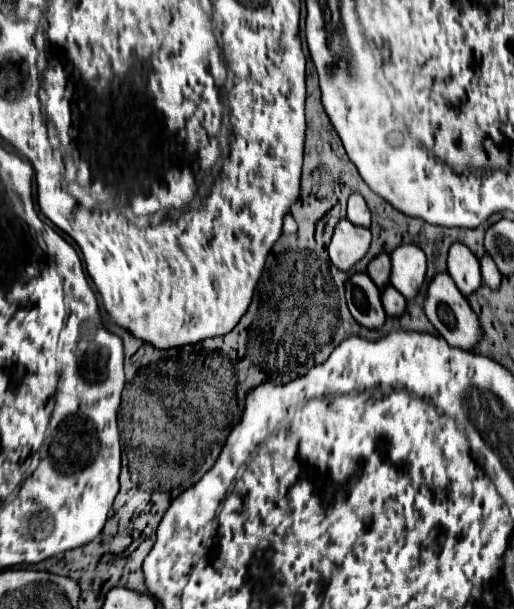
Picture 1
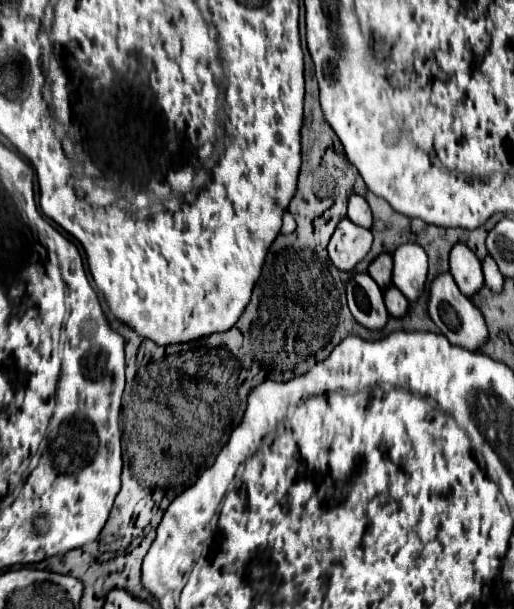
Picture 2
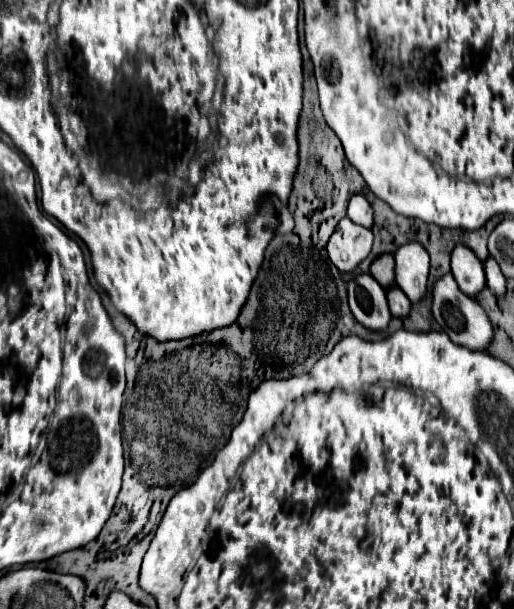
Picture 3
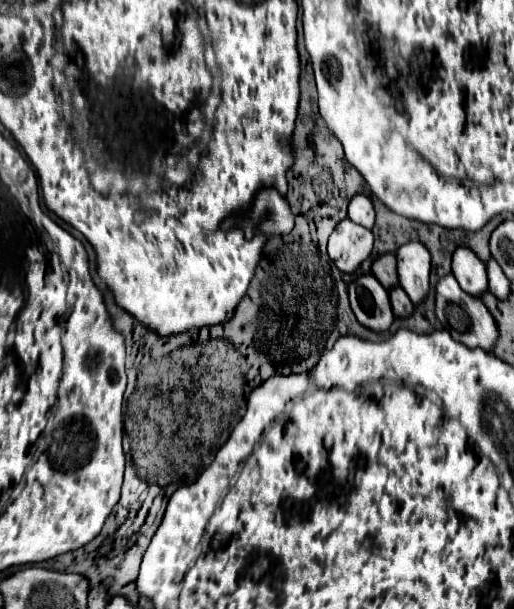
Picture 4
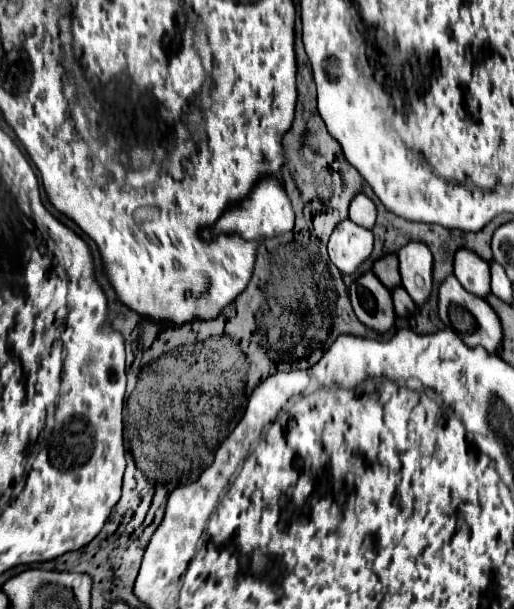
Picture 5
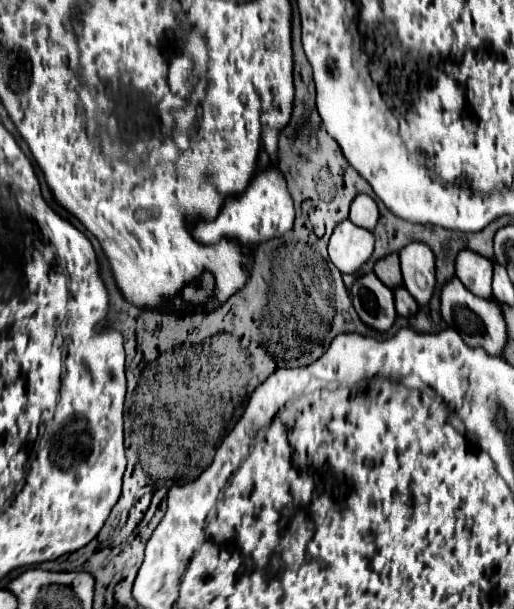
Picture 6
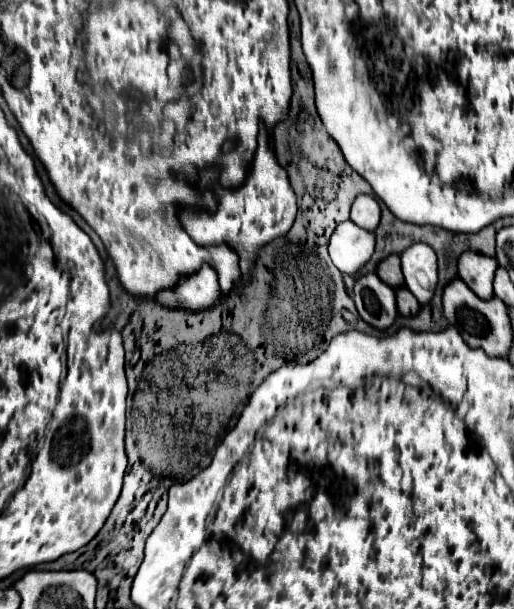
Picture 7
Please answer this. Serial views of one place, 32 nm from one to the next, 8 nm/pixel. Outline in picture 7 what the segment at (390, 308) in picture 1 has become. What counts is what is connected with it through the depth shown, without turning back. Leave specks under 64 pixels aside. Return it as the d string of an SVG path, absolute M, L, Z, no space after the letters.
M406 286L396 290L396 300L398 300L398 312L402 316L416 316L420 312L420 302L412 296L412 292Z

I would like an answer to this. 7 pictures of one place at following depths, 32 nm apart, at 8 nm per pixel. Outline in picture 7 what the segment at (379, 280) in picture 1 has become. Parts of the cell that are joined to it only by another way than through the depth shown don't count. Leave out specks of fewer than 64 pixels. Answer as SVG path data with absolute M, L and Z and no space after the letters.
M392 254L388 258L384 258L378 268L376 268L376 274L392 288L400 288L404 286L404 274L402 274L402 264L400 264L400 256L398 254Z

